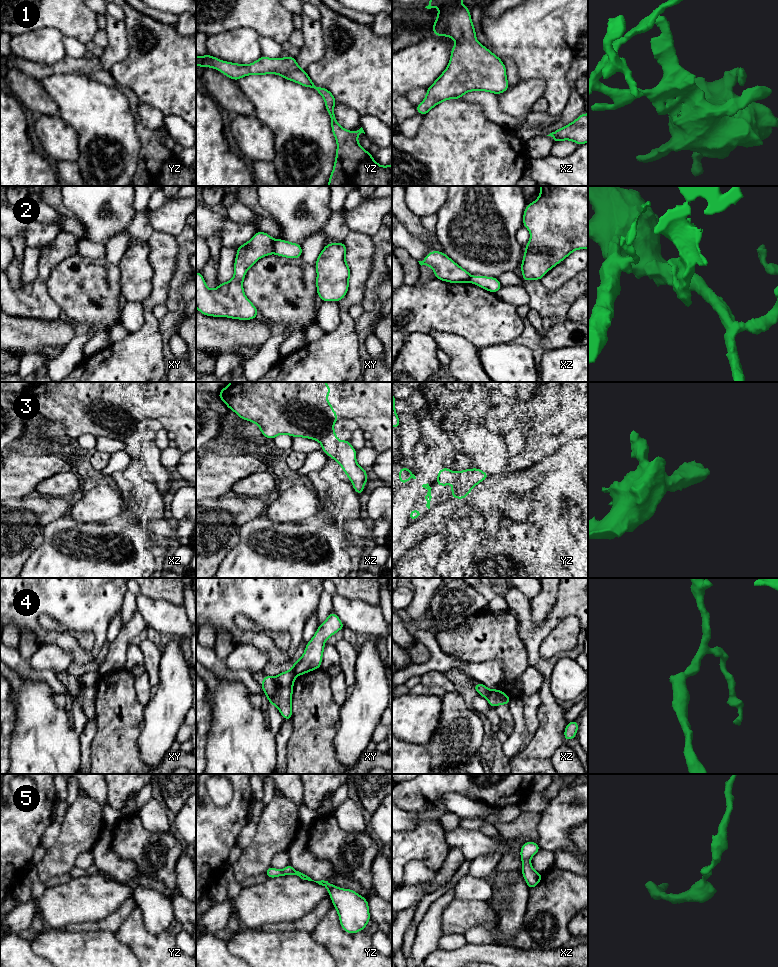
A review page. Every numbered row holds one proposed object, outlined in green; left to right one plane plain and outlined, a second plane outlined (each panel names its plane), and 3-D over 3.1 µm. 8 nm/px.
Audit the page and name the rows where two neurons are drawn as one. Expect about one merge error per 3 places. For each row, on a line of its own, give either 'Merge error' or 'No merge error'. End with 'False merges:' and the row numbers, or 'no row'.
1: No merge error
2: Merge error
3: No merge error
4: Merge error
5: No merge error
False merges: 2, 4

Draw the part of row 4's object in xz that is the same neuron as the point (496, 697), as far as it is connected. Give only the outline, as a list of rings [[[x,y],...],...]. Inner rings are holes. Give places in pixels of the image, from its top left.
[[[499,689],[490,691],[490,695],[487,698],[490,707],[495,708],[498,705],[509,705],[511,698]]]

